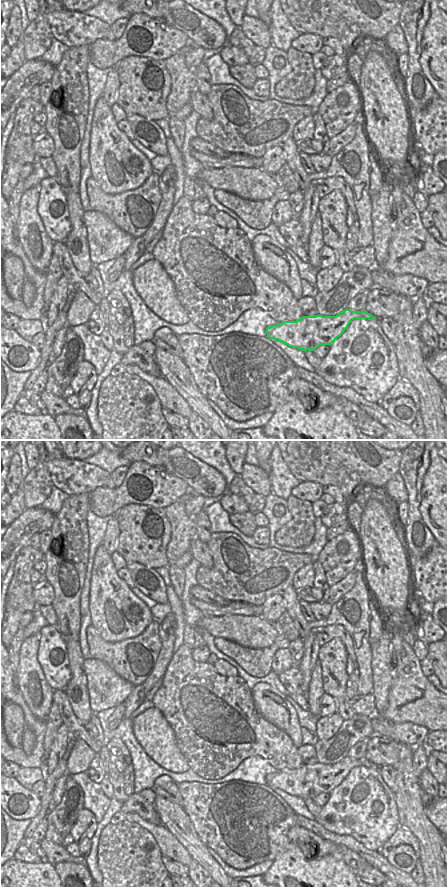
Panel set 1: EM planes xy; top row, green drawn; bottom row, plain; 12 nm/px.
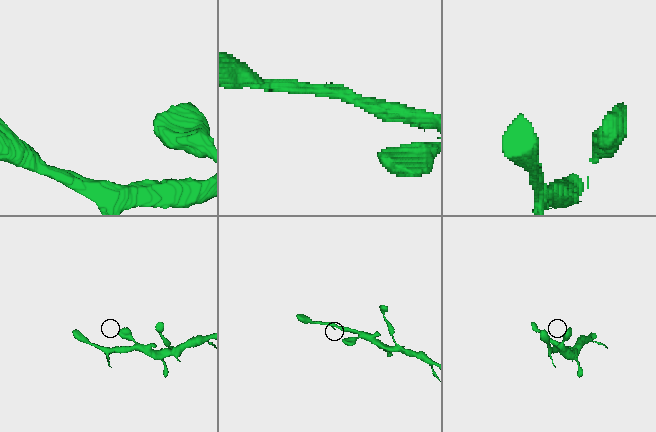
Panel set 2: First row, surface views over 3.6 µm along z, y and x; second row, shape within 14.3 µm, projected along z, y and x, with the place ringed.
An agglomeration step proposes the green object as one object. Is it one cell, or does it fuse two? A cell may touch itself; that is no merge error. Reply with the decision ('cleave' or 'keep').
keep

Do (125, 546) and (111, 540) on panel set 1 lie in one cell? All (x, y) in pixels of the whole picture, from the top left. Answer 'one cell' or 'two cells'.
two cells

